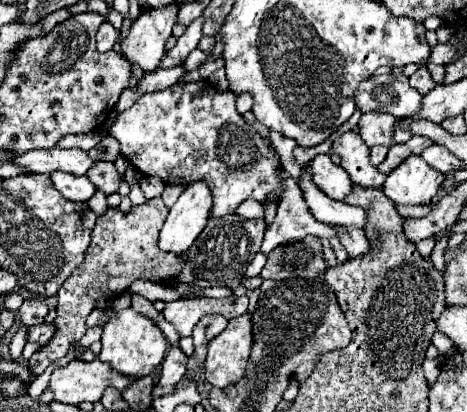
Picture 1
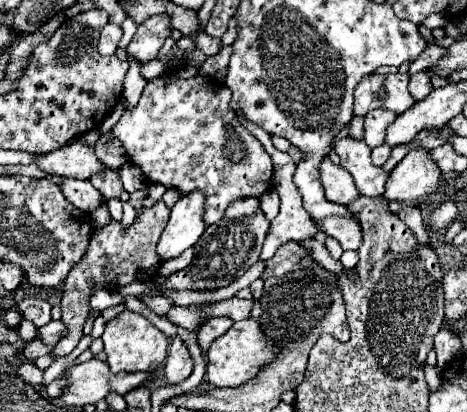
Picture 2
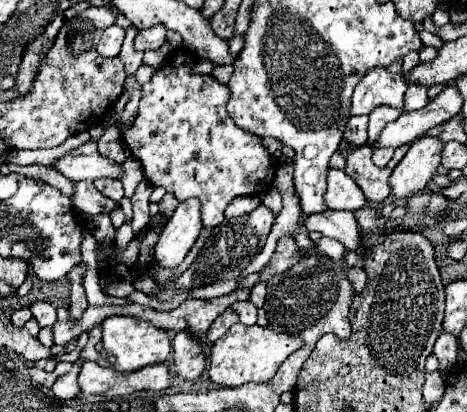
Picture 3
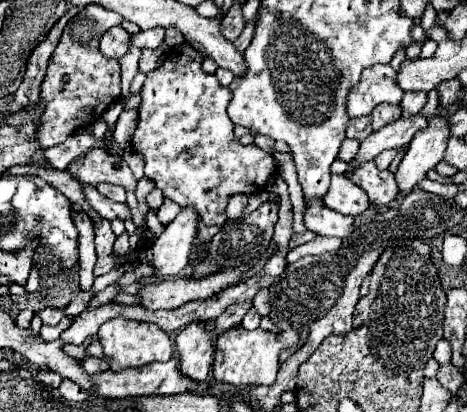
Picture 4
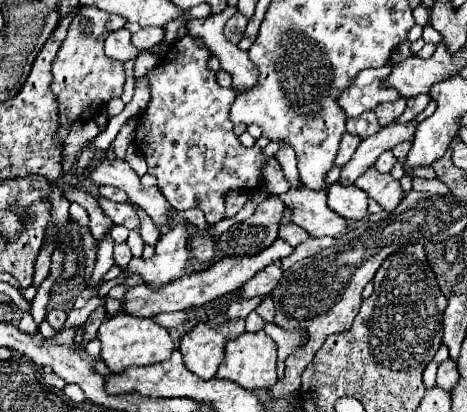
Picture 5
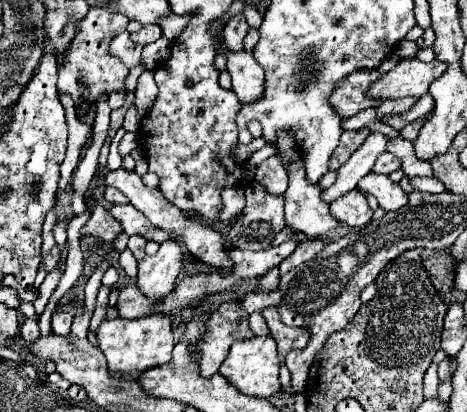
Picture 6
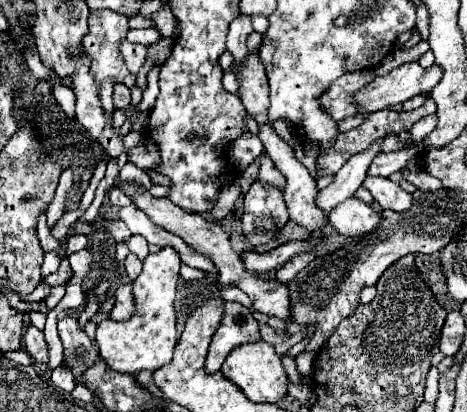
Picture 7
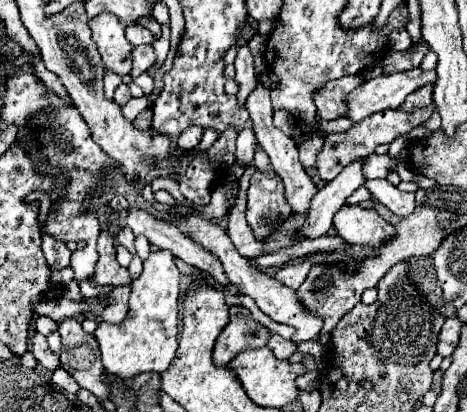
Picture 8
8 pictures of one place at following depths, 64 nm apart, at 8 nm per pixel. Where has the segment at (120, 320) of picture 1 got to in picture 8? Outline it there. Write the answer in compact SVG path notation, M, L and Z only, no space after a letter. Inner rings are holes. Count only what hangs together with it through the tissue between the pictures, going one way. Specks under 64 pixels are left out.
M168 250L152 252L144 260L140 278L132 282L130 310L120 324L100 322L94 336L102 350L102 364L108 374L134 378L142 372L164 372L178 348L178 280L180 272Z

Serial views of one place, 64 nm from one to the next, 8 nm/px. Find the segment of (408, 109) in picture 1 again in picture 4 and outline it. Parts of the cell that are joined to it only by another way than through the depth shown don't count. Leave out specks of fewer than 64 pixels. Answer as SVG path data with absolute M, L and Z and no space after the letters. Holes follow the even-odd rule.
M376 64L362 72L360 82L350 90L346 108L350 118L370 114L378 104L398 104L402 100L402 88L396 84L396 70L390 64Z

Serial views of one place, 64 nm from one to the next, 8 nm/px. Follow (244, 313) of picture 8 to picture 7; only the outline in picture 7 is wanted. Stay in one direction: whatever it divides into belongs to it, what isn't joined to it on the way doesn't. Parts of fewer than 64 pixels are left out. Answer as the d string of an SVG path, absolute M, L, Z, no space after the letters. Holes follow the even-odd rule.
M236 302L224 304L224 320L220 328L216 330L208 356L206 356L206 370L218 372L232 352L232 348L238 348L240 344L256 342L260 340L260 328L258 322L252 318L250 310Z

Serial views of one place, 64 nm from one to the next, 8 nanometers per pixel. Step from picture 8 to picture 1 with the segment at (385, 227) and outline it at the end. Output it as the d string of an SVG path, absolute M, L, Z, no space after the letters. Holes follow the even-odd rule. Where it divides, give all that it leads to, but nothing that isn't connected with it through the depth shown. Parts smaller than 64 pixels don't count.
M318 154L310 160L310 168L314 174L314 184L330 198L344 200L348 192L352 192L352 180L344 168L334 166L328 154Z

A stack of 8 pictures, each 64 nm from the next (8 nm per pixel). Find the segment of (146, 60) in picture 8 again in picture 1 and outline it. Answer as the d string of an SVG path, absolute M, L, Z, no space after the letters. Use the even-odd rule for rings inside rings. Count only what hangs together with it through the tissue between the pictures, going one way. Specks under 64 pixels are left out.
M104 22L104 24L100 26L98 34L96 34L96 48L98 48L100 52L112 50L114 44L116 44L116 40L118 40L118 34L120 34L120 32L118 32L110 22Z

